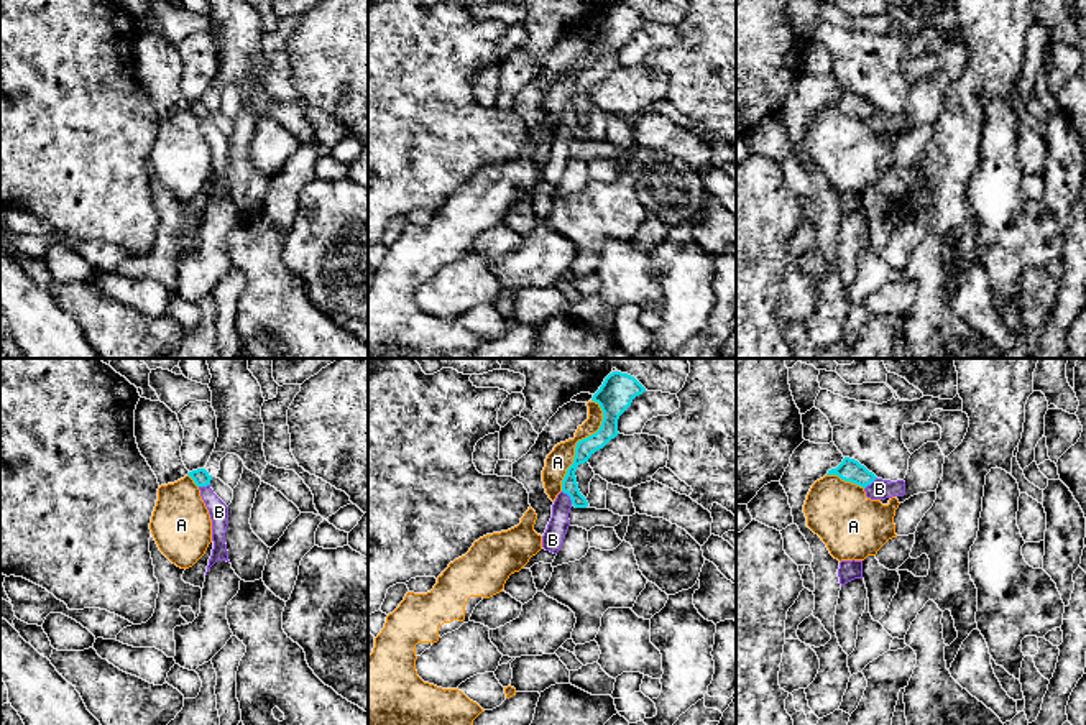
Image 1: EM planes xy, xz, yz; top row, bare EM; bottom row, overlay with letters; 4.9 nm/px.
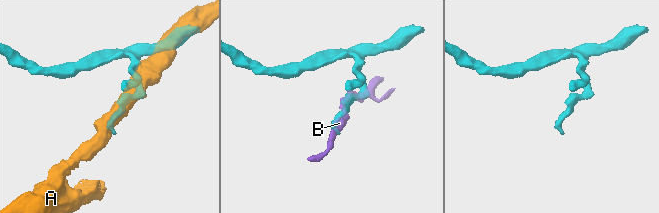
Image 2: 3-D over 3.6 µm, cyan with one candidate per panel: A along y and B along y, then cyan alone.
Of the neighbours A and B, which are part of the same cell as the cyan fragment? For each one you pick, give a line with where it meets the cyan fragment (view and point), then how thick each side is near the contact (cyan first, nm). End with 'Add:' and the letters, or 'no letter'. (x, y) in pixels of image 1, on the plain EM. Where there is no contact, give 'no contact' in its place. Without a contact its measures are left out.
Add: no letter

